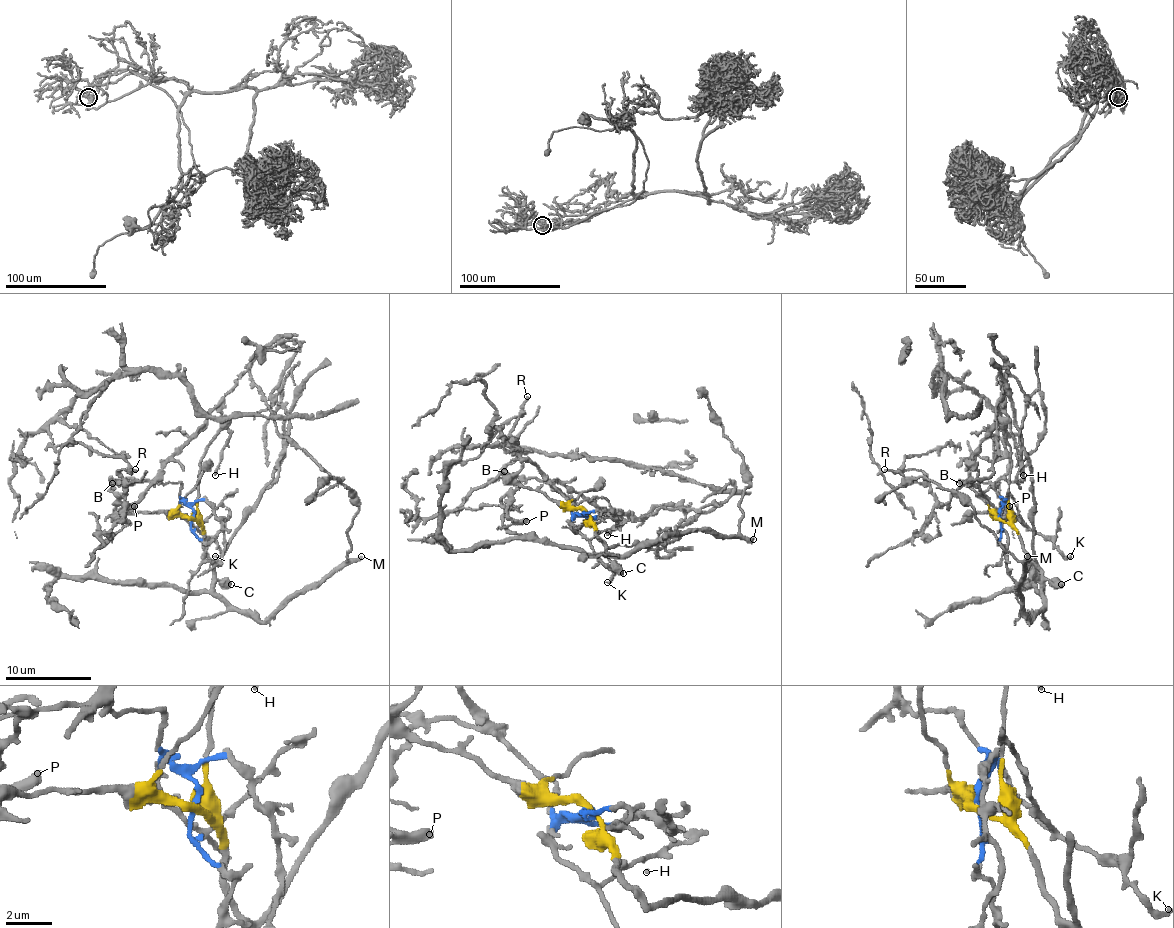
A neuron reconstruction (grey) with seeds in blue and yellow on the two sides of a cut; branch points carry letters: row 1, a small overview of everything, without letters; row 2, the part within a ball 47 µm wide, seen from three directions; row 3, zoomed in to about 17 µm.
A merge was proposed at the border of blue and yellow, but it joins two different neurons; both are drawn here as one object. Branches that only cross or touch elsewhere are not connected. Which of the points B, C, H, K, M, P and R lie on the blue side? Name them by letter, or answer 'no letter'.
B, H, K, P, R

